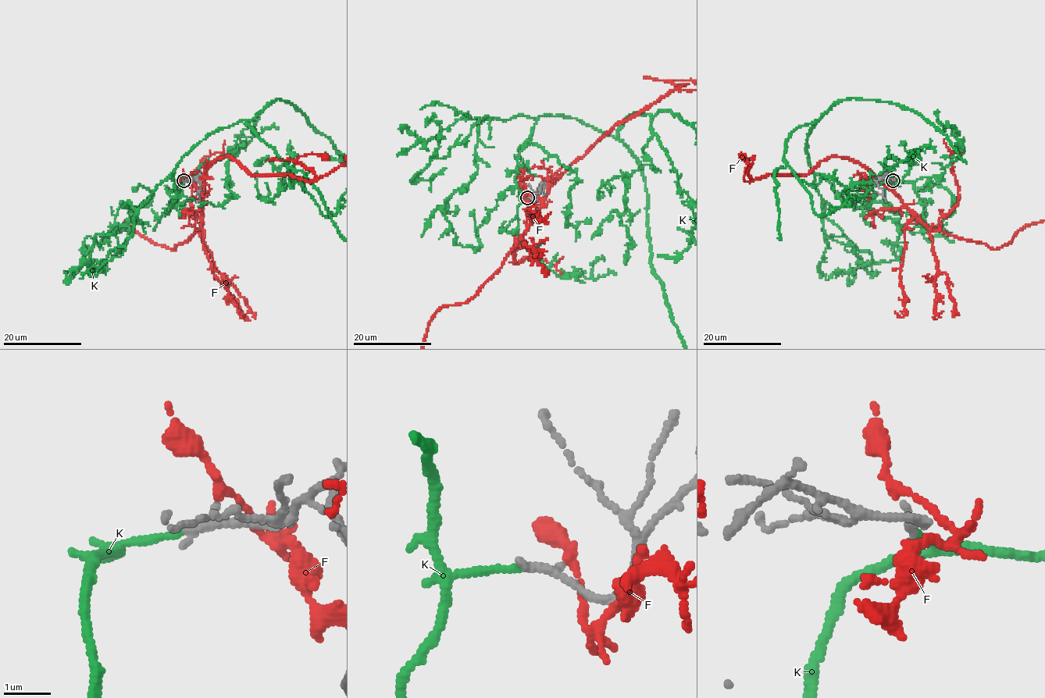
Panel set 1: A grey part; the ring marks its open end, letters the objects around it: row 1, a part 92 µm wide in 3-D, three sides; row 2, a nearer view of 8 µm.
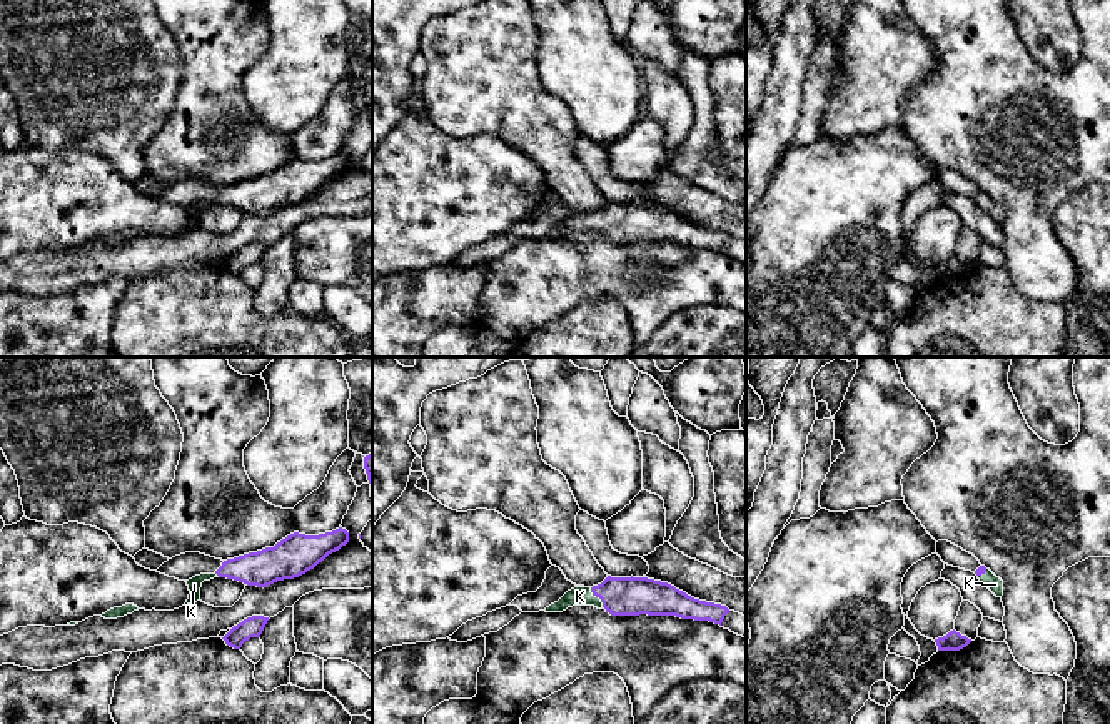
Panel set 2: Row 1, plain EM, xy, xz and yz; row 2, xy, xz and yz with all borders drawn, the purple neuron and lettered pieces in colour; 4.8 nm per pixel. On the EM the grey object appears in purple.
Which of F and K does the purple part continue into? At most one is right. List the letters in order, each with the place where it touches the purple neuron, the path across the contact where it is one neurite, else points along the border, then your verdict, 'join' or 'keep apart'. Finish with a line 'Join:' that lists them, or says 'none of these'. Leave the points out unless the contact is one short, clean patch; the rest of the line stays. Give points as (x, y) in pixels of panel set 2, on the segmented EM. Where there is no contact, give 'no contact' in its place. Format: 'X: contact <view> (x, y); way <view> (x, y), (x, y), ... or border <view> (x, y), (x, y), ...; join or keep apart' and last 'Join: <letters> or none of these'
F: no contact; keep apart
K: contact xz (598, 596); way xz (621, 596), (598, 596), (580, 596); join
Join: K

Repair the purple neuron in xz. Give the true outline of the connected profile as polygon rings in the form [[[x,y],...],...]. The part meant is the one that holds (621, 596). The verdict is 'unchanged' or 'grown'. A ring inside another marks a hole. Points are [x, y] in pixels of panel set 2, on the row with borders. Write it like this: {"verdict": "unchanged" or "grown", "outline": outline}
{"verdict": "grown", "outline": [[[611,577],[593,587],[574,587],[546,612],[563,612],[573,606],[594,606],[611,616],[676,616],[681,619],[723,622],[726,606],[688,596],[674,586],[648,577]]]}

